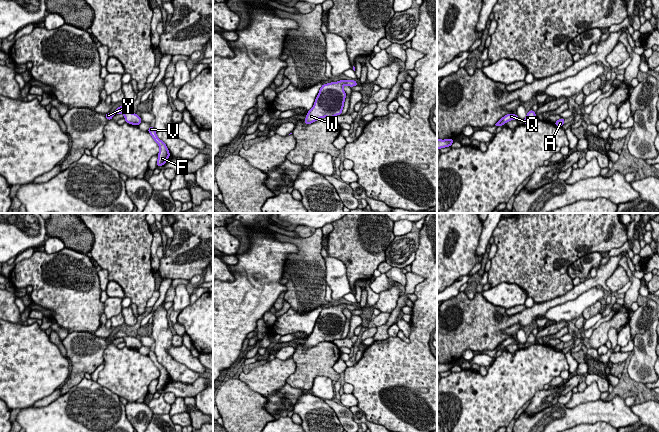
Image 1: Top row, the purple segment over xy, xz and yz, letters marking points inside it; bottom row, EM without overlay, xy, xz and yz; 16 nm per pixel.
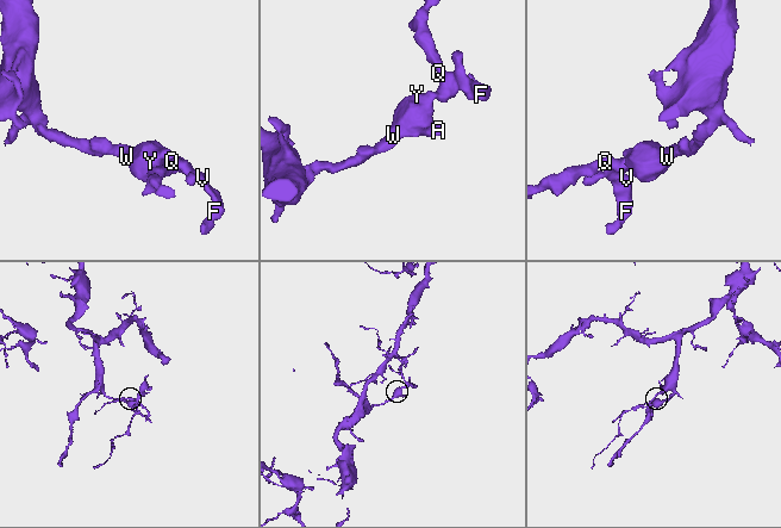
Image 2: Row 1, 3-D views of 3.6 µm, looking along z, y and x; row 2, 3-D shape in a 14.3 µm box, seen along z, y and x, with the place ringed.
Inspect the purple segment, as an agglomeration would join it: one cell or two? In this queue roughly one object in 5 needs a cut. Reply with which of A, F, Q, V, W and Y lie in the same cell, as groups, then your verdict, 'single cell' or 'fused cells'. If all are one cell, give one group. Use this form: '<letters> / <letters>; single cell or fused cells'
A F Q V W Y; single cell

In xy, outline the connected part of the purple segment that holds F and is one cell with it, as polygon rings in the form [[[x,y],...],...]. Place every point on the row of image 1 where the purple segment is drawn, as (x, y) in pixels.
[[[149,127],[148,132],[153,137],[154,141],[159,145],[160,151],[158,153],[157,167],[163,166],[168,160],[170,153],[166,144],[157,137],[154,127]]]

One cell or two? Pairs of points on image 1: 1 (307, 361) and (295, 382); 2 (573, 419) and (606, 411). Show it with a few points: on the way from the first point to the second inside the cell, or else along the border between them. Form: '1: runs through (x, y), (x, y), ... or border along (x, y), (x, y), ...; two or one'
1: runs through (307, 366), (307, 370), (300, 377); one
2: runs through (581, 414), (598, 411); one

